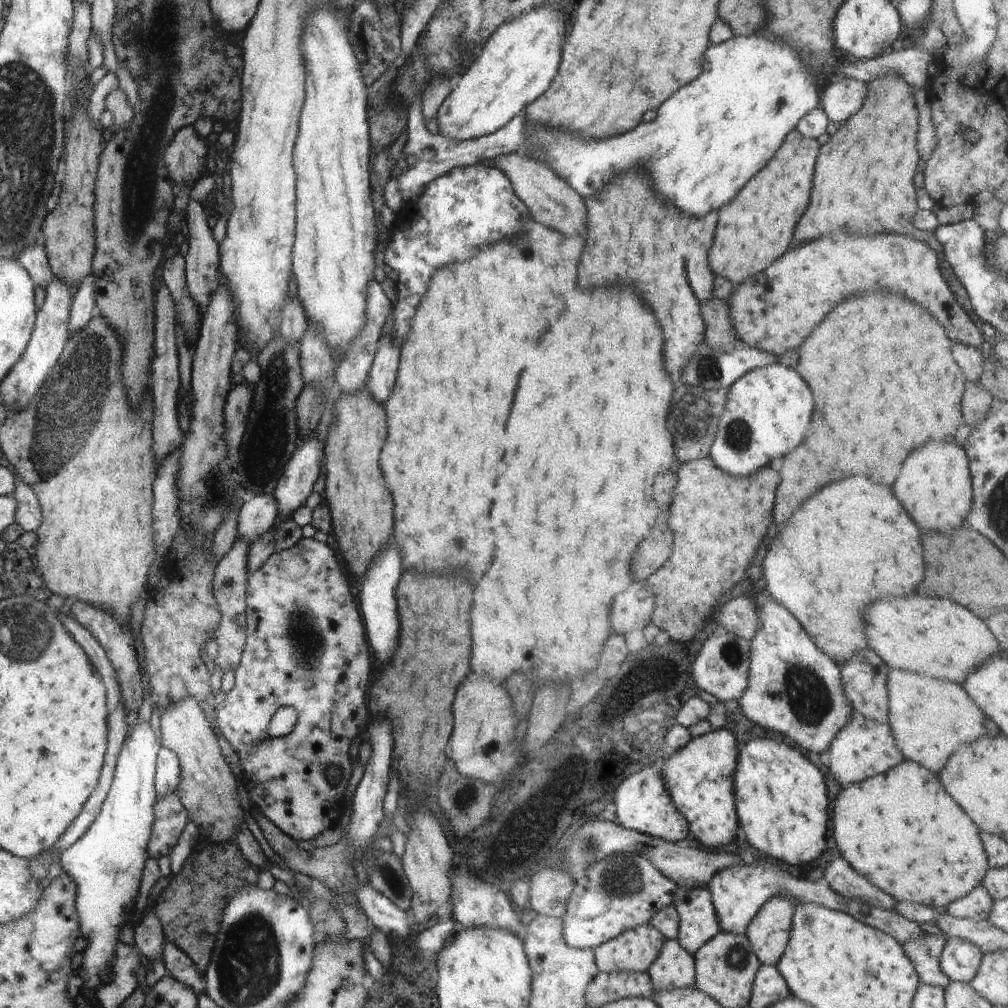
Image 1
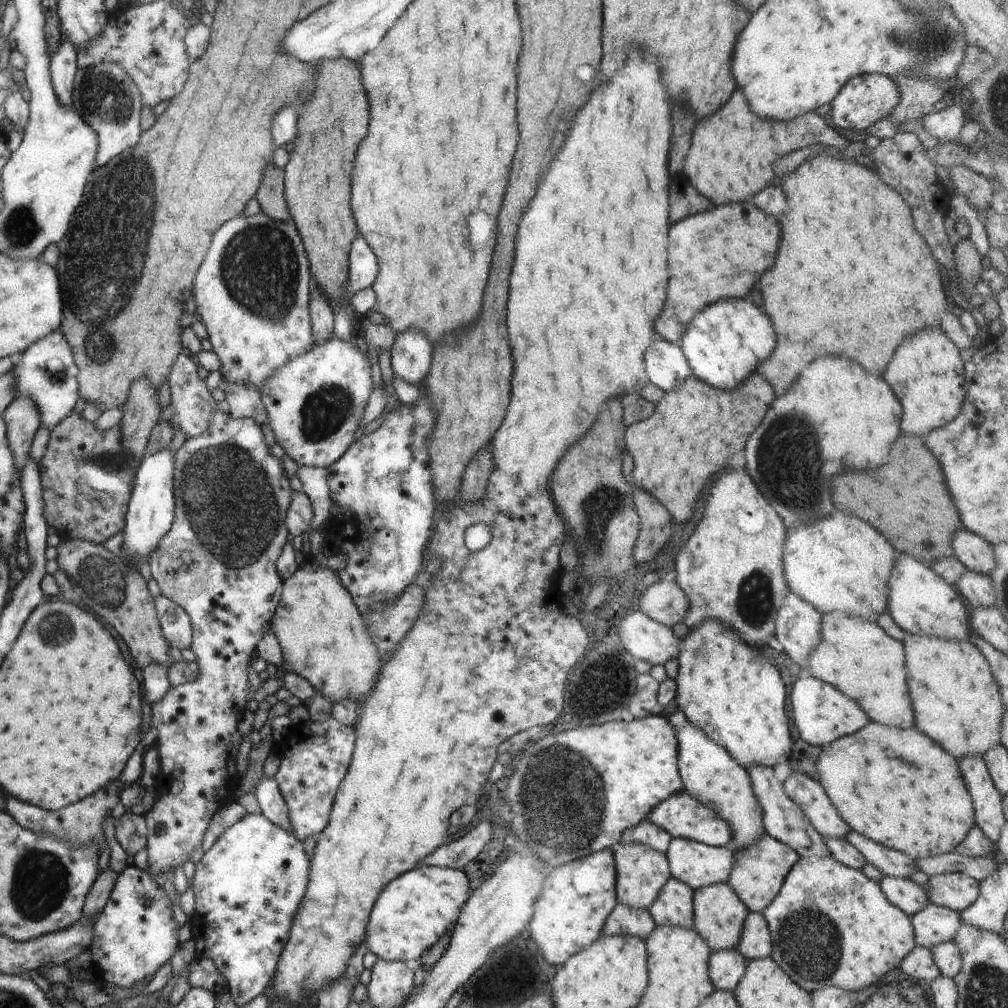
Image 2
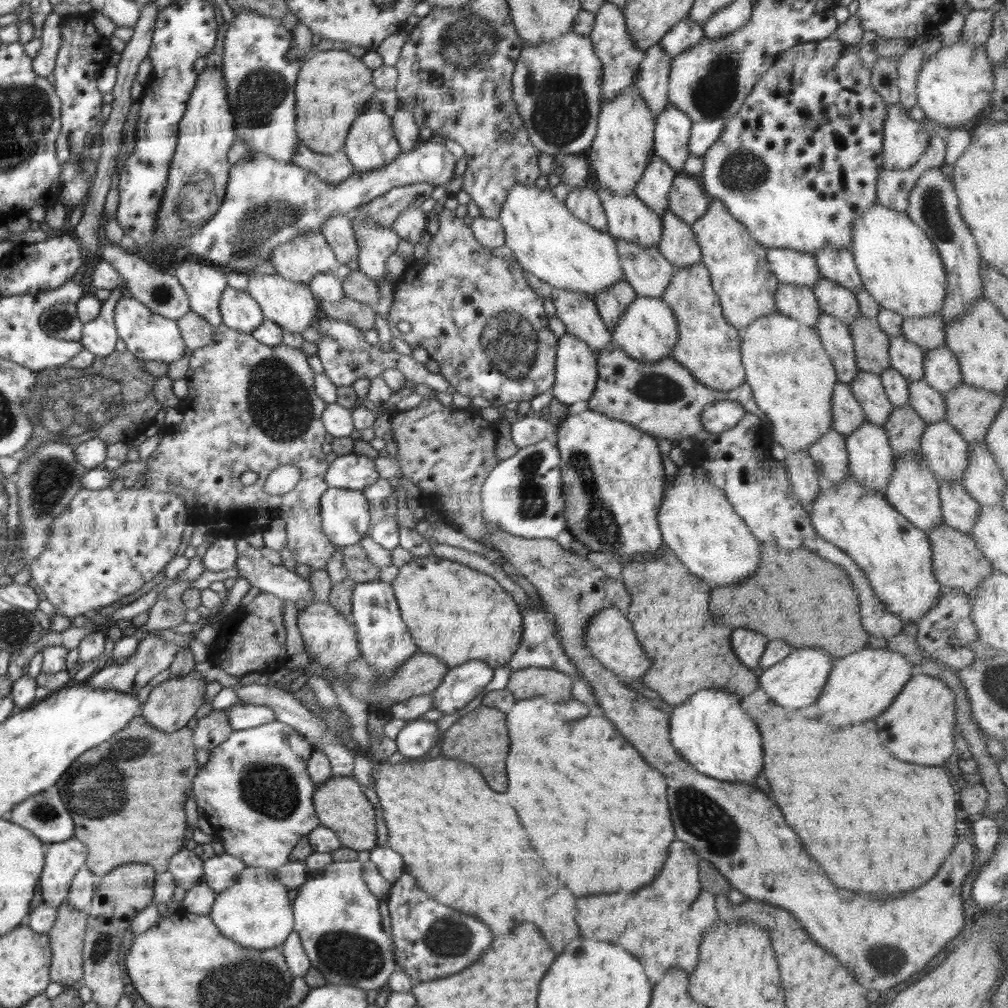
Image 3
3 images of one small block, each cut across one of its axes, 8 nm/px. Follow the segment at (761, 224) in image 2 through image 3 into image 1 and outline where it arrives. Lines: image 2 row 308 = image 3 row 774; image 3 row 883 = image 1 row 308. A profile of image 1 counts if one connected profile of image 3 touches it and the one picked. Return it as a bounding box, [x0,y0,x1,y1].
[728,232,983,357]

